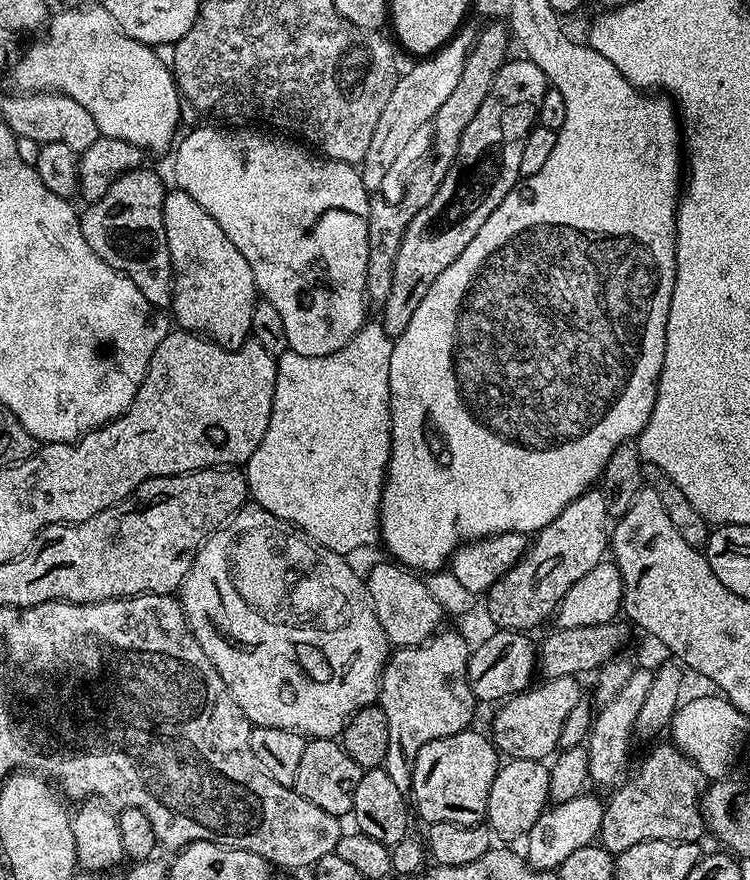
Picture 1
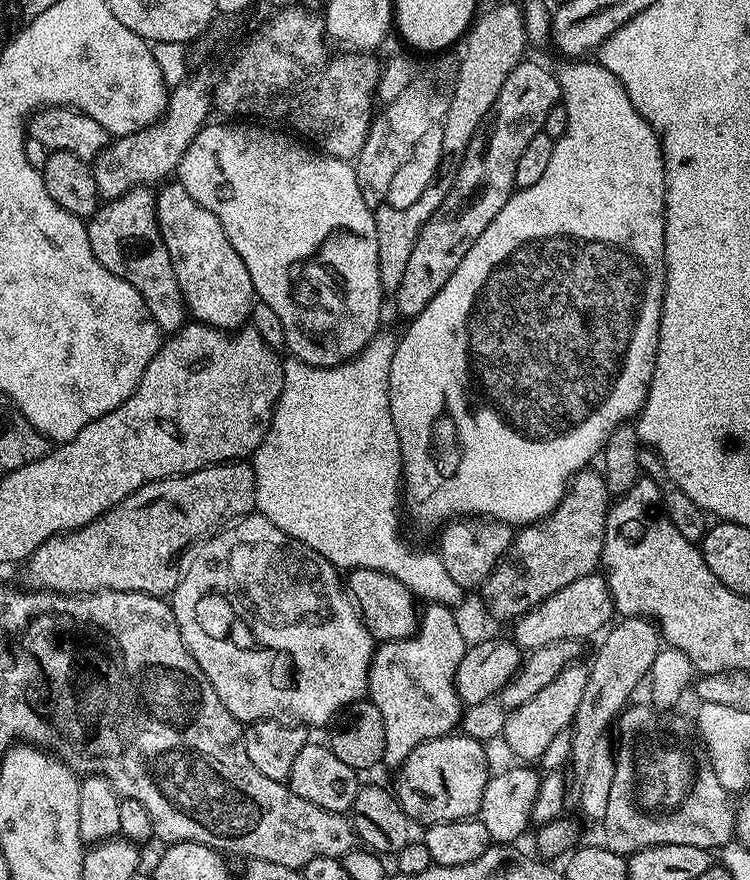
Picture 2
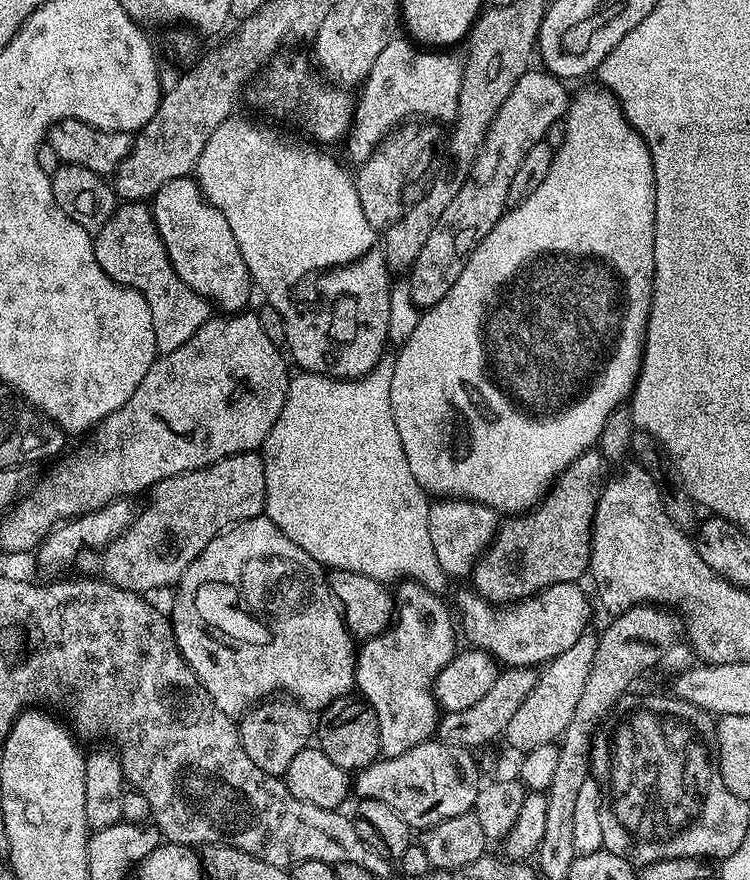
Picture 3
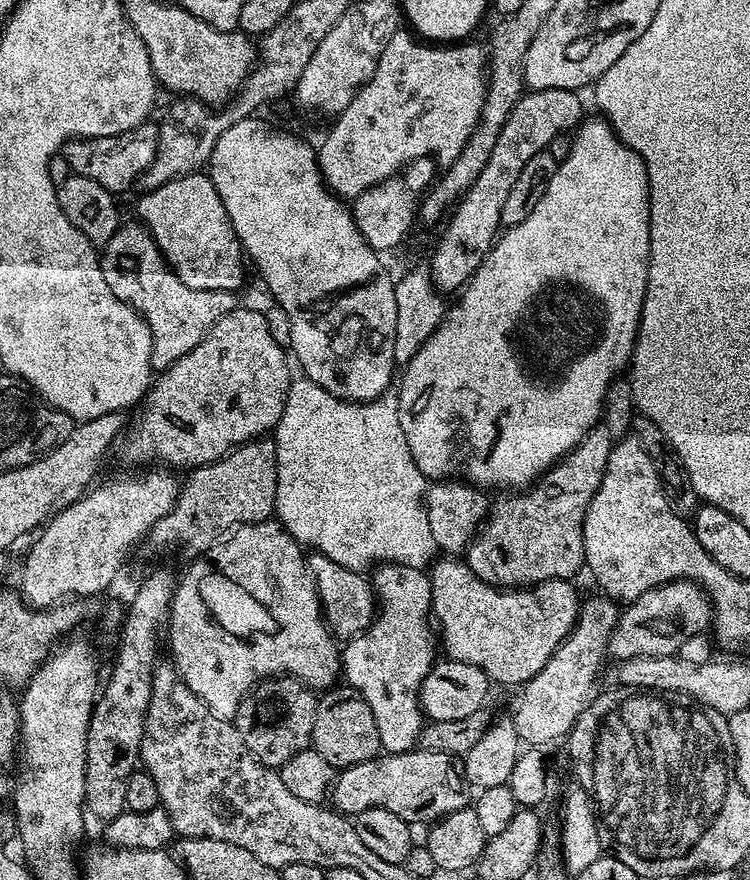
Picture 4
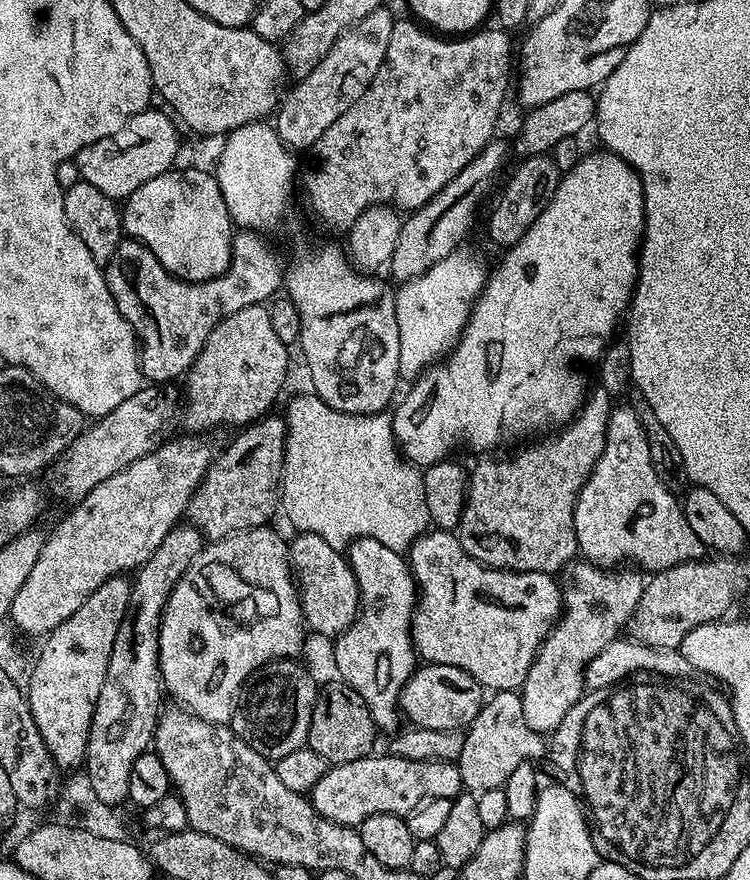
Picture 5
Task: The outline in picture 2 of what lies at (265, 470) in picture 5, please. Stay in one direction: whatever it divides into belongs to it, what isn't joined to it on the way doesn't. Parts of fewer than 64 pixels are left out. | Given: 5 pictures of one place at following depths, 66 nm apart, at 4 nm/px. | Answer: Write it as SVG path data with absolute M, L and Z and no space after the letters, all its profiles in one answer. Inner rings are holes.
M230 460L227 464L211 464L197 472L188 472L185 476L167 476L161 480L152 480L143 484L134 494L130 494L121 504L115 504L109 512L105 512L94 522L90 522L85 528L78 528L75 532L65 532L58 536L52 536L45 544L36 547L36 553L27 561L28 580L33 589L47 590L49 592L62 592L65 594L83 594L85 592L145 592L151 596L167 597L175 592L182 575L181 565L176 565L176 559L193 546L199 545L209 536L220 531L221 528L249 515L256 507L255 500L255 472L251 463L244 460Z

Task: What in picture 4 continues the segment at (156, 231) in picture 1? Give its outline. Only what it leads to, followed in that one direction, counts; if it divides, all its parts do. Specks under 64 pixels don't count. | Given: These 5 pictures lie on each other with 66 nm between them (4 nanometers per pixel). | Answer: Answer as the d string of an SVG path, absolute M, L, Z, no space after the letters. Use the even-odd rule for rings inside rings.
M121 223L120 229L102 245L100 265L106 278L106 286L122 302L140 313L152 331L152 367L156 370L169 368L182 354L190 354L202 338L226 314L238 307L236 292L226 290L194 290L182 282L168 267L168 262L148 233L143 223Z

